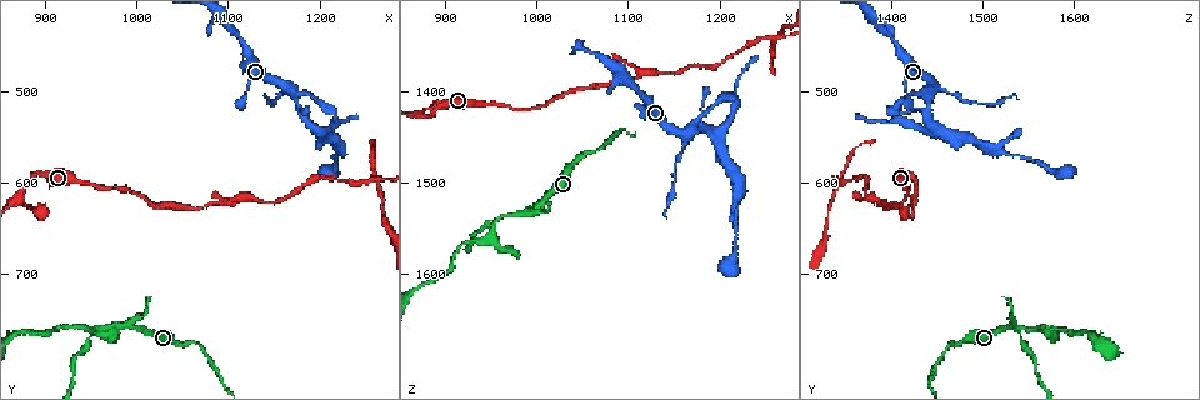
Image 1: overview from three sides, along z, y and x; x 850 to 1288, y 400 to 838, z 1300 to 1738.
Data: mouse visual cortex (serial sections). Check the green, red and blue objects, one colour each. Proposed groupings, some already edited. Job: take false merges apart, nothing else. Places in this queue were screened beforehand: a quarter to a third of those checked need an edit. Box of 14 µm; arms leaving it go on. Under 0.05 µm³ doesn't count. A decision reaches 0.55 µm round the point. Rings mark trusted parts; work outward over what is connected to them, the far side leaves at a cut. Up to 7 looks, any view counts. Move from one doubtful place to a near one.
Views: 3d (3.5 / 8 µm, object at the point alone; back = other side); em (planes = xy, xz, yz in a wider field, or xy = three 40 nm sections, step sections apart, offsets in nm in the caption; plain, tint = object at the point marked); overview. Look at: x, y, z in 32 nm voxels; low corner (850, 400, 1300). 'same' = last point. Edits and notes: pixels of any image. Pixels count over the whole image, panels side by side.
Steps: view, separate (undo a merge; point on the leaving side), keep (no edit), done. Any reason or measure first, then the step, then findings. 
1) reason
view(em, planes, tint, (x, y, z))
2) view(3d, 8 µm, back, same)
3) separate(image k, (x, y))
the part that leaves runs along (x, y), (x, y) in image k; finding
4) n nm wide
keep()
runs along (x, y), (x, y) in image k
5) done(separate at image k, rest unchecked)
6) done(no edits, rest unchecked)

abrupt turn
view(3d, 3.5 µm, (950, 765, 1555))

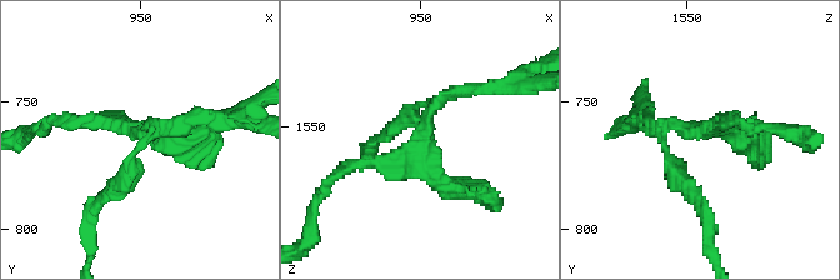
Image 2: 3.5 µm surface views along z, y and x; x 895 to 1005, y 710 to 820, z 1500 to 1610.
3 arms; arms of 150, 150, 200 nm
view(em, xy, step 3, plain, (950, 760, 1557))

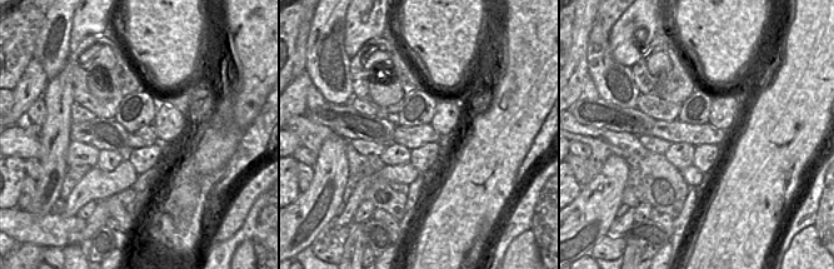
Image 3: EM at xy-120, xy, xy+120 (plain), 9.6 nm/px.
with the object marked
view(em, xy, step 3, tint, same)

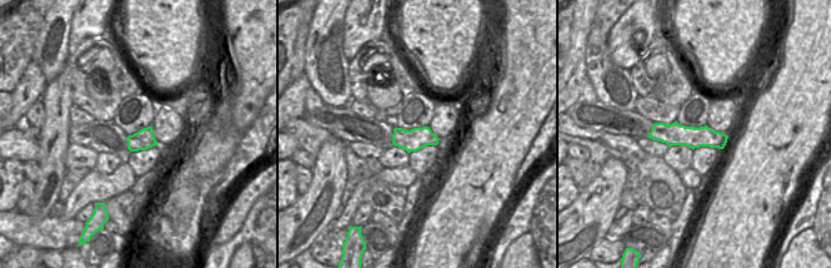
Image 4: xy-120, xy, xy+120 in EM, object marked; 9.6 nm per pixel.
separate(image 2, (135, 175))
two cells meet here

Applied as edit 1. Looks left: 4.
thick turns thin
view(3d, 3.5 µm, (1160, 500, 1465))

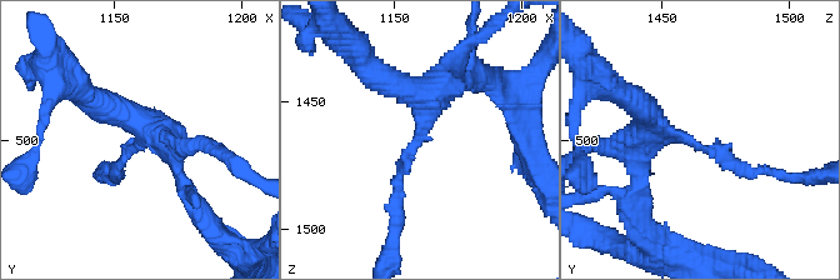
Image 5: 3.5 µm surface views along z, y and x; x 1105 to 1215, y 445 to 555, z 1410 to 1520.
arms of 150, 350 nm
view(em, xy, step 3, tint, (1161, 503, 1465))

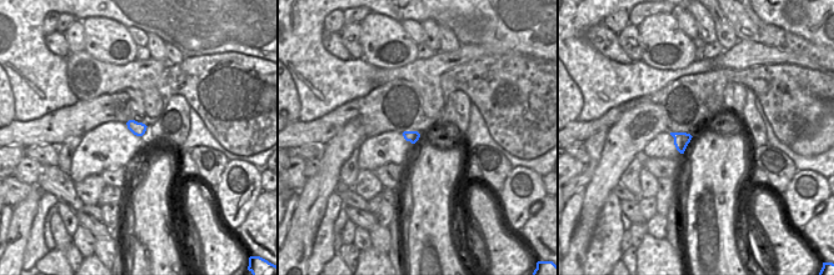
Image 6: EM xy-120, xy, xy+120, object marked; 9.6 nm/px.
view(em, planes, tint, same)

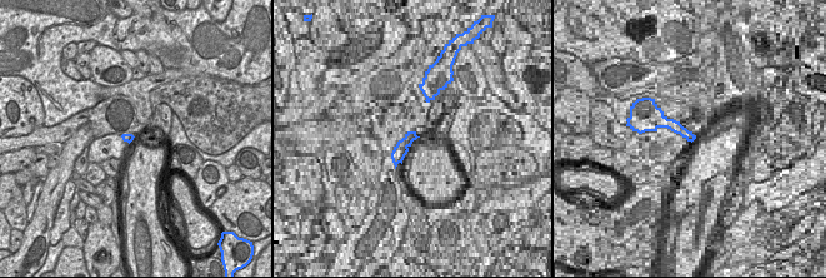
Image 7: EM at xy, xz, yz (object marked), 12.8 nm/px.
separate(image 5, (736, 165))
the part that leaves runs along (704, 146), (746, 170), (813, 178) in image 5; a second cell is stuck on

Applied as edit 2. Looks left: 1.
done(separate at image 2, separate at image 5, rest unchecked)

